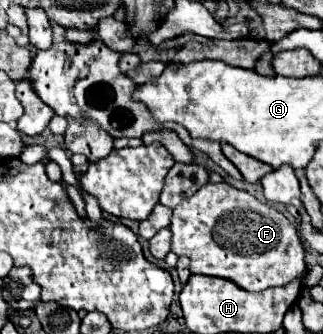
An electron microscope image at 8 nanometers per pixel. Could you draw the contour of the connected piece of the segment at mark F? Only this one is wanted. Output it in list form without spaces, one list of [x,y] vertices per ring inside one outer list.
[[[227,182],[205,184],[197,194],[173,208],[171,252],[191,258],[193,274],[233,280],[249,292],[283,286],[305,272],[305,250],[295,226],[275,208],[261,204]]]

